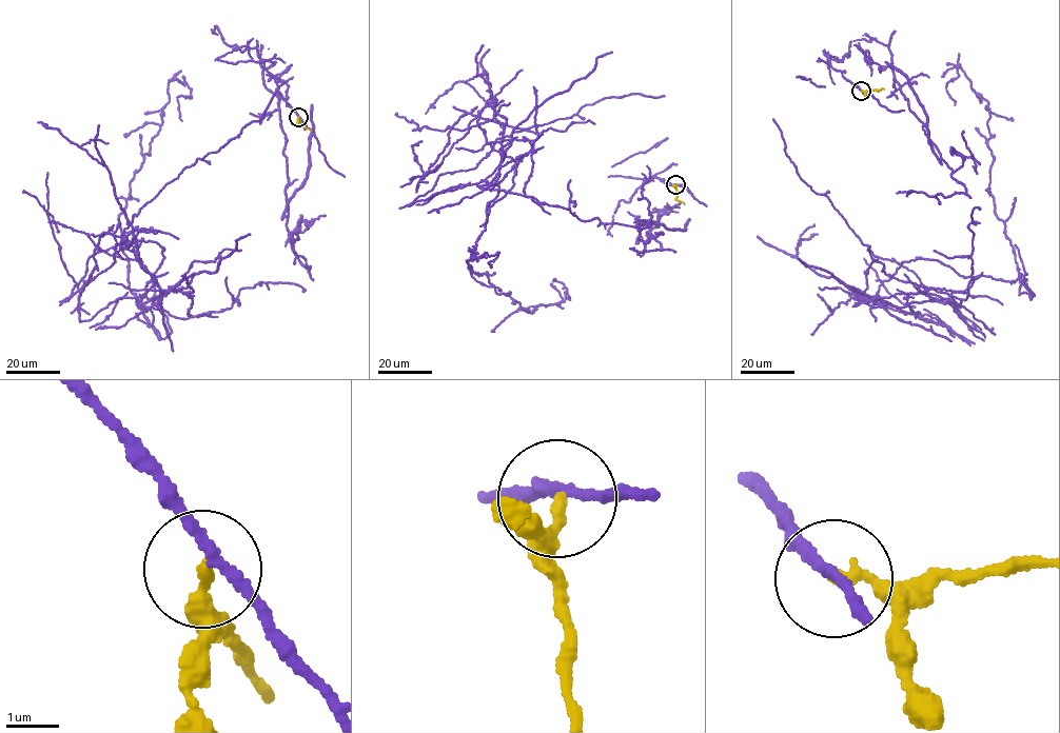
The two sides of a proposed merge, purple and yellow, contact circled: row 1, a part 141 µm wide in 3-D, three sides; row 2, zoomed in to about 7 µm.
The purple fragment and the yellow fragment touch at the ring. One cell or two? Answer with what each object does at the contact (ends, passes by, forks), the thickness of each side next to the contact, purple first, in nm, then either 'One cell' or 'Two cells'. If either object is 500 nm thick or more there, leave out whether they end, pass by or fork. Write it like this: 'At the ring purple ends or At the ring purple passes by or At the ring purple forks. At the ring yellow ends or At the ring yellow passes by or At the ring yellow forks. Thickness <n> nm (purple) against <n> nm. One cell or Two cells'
At the ring purple passes by. At the ring yellow ends. Thickness 170 nm (purple) against 220 nm. Two cells

